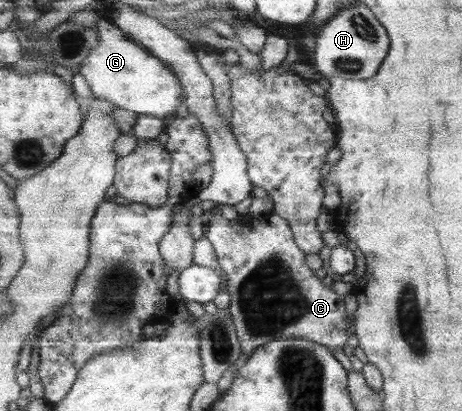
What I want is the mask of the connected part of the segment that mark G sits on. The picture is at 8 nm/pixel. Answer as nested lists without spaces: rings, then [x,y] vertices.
[[[102,18],[99,32],[102,43],[90,51],[81,71],[94,96],[136,113],[151,114],[167,121],[174,118],[187,98],[186,88],[177,72],[165,60],[126,35],[112,18]]]

